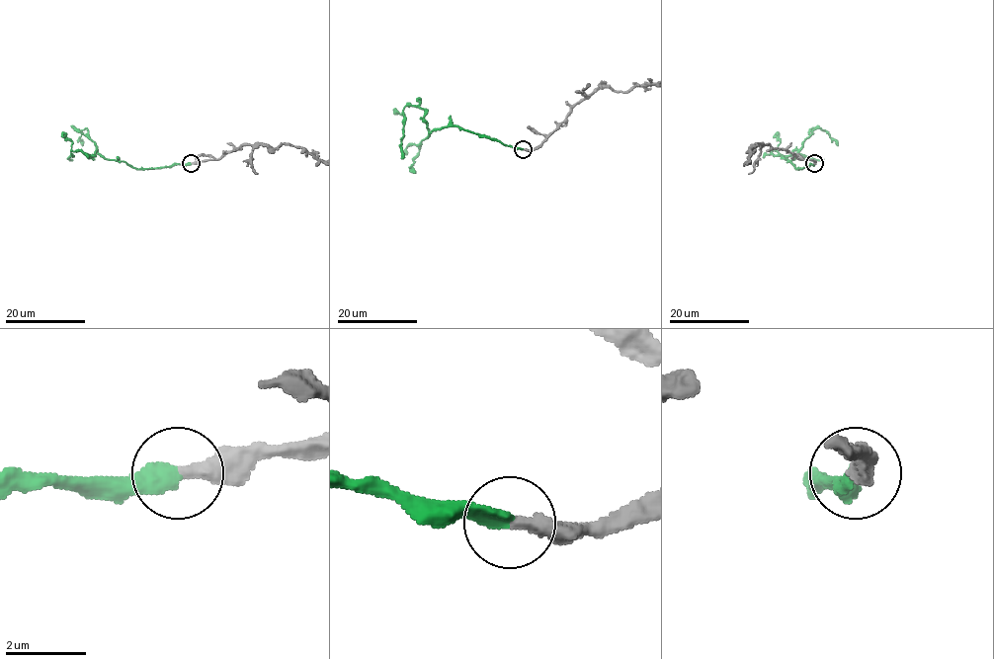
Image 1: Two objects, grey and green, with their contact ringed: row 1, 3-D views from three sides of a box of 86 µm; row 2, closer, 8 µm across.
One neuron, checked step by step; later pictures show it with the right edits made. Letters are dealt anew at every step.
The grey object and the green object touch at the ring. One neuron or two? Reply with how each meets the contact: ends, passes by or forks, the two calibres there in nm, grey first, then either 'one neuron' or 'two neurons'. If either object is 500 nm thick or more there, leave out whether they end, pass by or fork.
grey ends | green ends | 340/340 nm | one neuron

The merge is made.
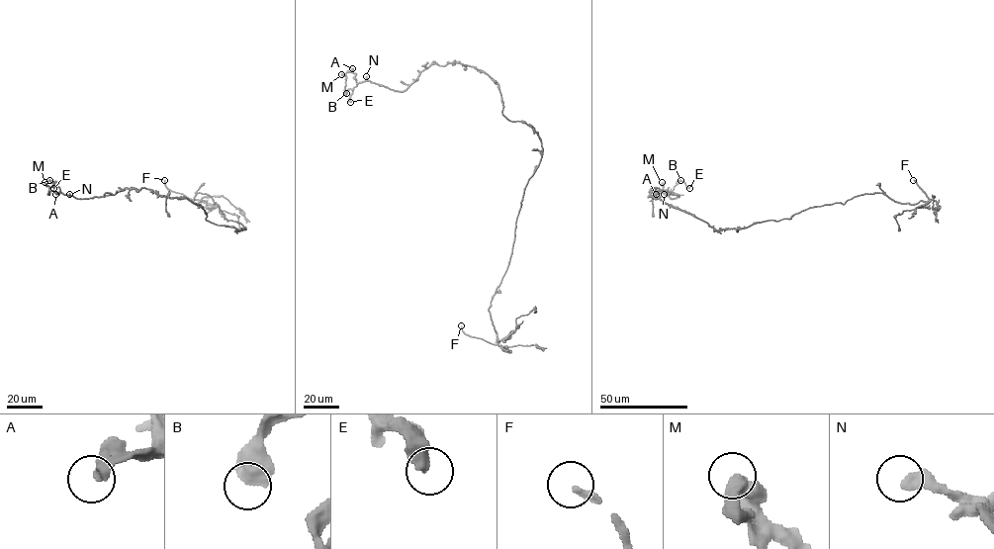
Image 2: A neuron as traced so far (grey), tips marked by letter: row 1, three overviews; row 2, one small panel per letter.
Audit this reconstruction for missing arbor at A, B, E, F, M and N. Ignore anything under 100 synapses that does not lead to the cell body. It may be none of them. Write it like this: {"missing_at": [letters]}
{"missing_at": ["F"]}

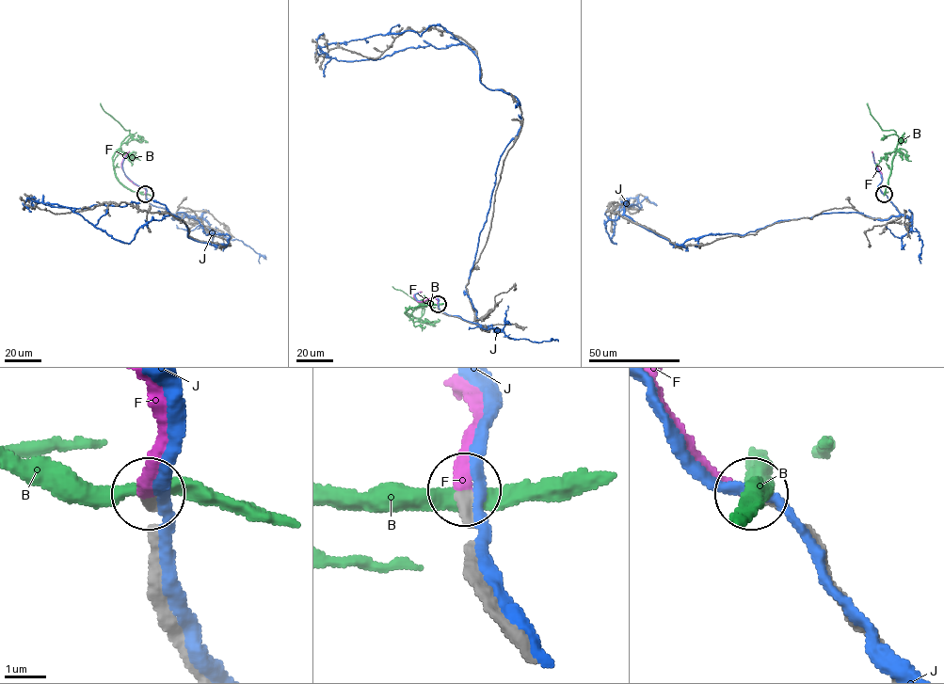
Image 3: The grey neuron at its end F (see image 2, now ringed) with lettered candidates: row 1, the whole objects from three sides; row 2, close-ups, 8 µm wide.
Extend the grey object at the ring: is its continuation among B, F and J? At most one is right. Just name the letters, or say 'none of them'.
F

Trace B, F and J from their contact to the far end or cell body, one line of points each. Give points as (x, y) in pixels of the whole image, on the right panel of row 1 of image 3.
B: (885, 194), (898, 136), (893, 130), (881, 128), (871, 115), (867, 103)
F: (884, 194), (878, 187), (881, 174), (872, 151)
J: (885, 194), (903, 214), (818, 214), (680, 245), (620, 215), (605, 223), (614, 243), (619, 208), (632, 205)

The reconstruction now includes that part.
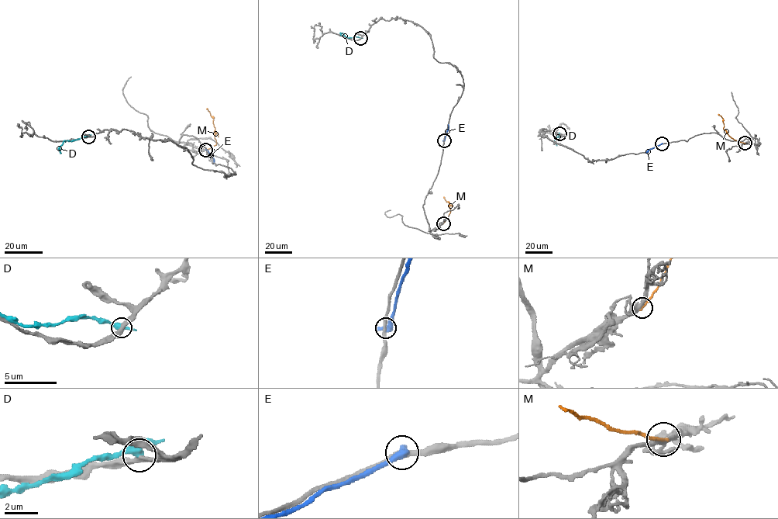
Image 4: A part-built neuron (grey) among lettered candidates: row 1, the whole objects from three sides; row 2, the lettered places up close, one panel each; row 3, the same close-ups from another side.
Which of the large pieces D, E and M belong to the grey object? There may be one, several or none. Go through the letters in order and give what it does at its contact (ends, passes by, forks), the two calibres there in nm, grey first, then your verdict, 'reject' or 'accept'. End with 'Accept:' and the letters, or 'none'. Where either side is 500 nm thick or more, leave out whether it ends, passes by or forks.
D: it passes by; calibres 340 and 420 nm; reject
E: it ends; calibres 320 and 480 nm; reject
M: it ends; calibres 260 and 200 nm; reject
Accept: none

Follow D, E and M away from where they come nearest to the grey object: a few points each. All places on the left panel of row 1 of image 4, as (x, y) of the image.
D: (87, 136), (64, 140), (60, 147), (60, 153)
E: (207, 150), (212, 157), (212, 164)
M: (206, 150), (216, 143), (213, 119), (206, 108)

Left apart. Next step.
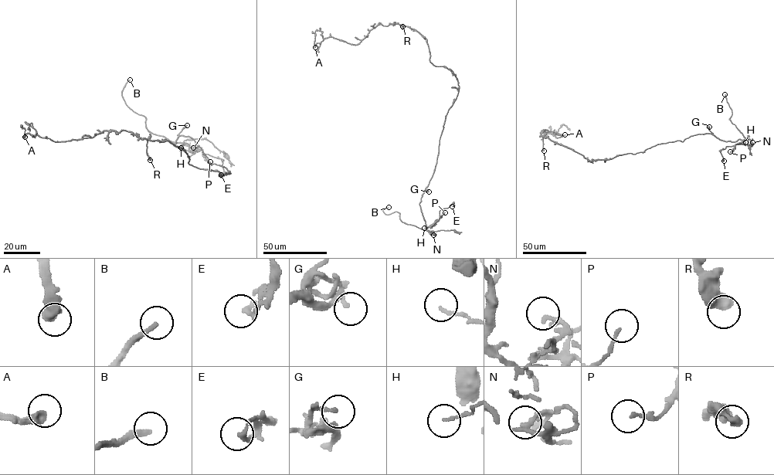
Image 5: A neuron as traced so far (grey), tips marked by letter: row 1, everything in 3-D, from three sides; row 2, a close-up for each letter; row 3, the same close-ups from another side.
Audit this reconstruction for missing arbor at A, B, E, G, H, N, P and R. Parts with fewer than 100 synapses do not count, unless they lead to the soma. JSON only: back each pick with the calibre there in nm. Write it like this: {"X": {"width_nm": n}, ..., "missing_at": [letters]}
{"B": {"width_nm": 240}, "missing_at": ["B"]}

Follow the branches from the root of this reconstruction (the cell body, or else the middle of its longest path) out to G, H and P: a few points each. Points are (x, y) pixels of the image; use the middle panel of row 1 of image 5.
G: (457, 94), (446, 117), (436, 164), (423, 193), (426, 190), (429, 191)
H: (457, 94), (446, 117), (436, 164), (419, 203), (426, 227), (435, 222), (424, 228)
P: (457, 94), (446, 117), (436, 164), (419, 203), (427, 228), (445, 212)

